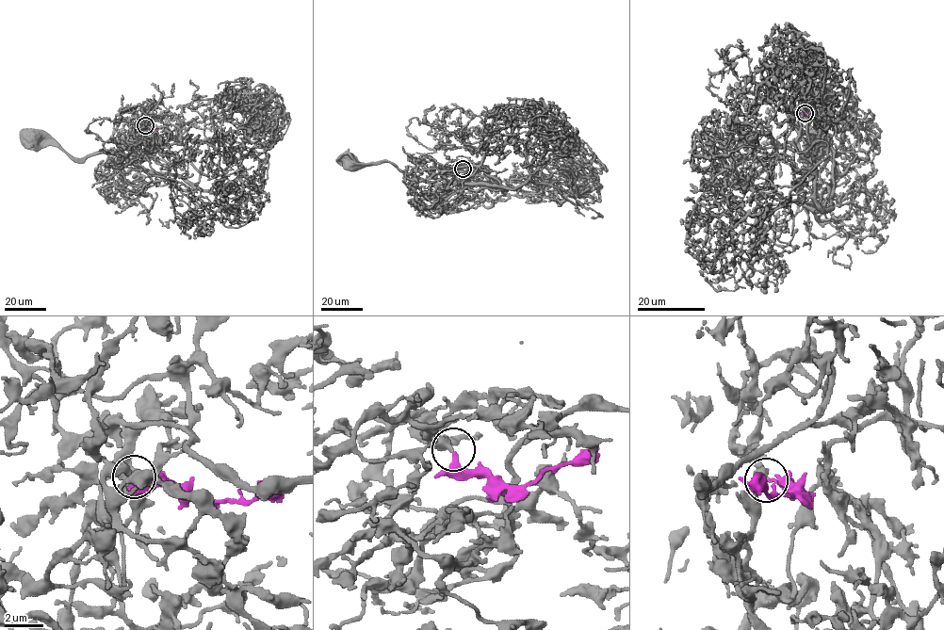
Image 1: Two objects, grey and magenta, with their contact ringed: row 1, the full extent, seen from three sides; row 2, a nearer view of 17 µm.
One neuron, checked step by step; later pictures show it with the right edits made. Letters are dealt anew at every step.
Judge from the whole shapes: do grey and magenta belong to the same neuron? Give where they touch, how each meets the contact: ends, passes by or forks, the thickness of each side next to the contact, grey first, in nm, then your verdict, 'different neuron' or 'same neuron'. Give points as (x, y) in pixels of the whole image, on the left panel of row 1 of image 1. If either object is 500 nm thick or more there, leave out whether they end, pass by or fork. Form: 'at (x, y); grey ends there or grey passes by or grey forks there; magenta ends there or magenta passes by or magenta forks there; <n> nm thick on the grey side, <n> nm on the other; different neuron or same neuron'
at (145, 125); grey ends there; magenta ends there; 440 nm thick on the grey side, 280 nm on the other; same neuron

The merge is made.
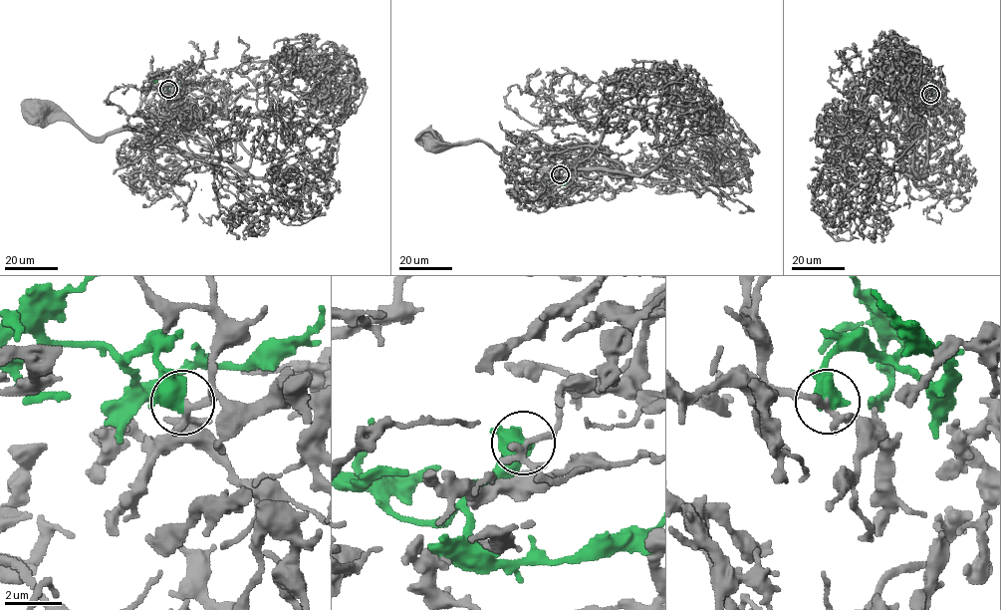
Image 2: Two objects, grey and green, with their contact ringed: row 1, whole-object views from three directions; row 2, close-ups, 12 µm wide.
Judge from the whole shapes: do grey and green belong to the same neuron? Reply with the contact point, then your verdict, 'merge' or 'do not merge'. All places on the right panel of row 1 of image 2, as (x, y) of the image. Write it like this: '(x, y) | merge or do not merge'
(930, 94) | merge

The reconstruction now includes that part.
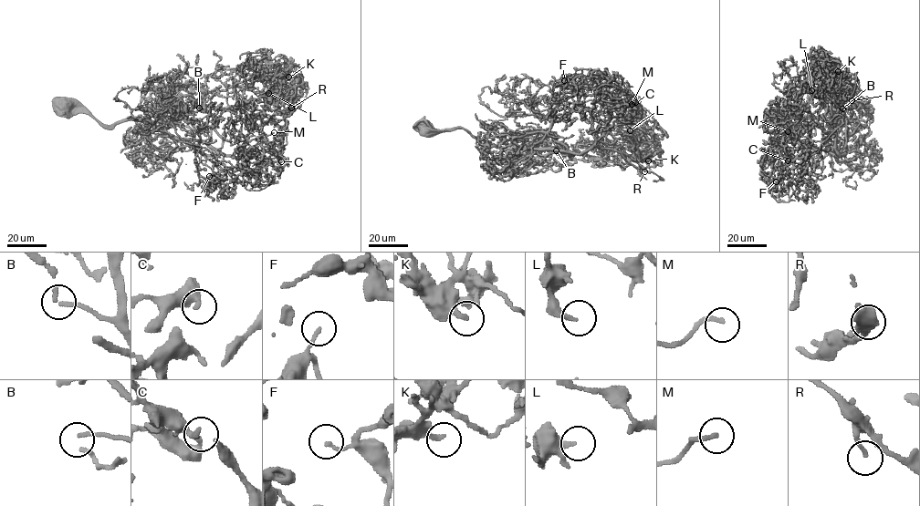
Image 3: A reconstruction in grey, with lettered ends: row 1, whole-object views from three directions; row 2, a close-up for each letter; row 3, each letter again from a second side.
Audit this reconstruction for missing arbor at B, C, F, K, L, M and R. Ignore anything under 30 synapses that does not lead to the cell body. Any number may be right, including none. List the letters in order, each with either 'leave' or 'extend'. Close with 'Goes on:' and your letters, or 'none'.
B: extend
C: leave
F: leave
K: leave
L: leave
M: extend
R: extend
Goes on: B, M, R

